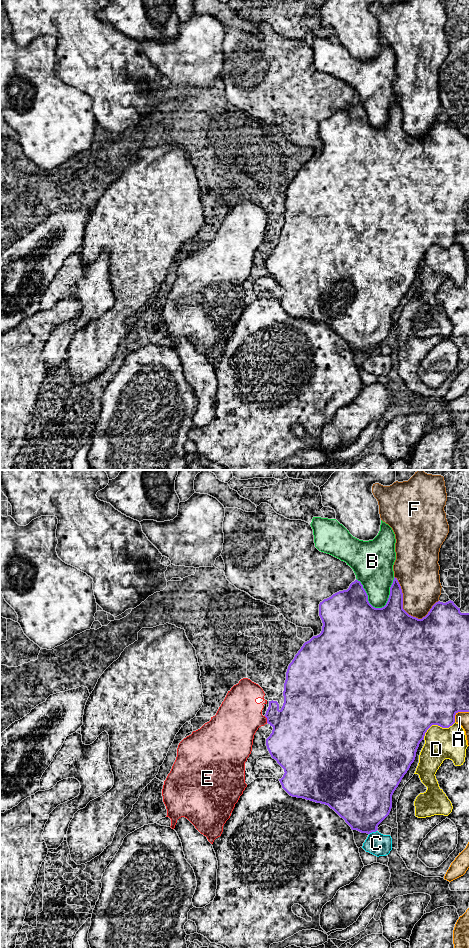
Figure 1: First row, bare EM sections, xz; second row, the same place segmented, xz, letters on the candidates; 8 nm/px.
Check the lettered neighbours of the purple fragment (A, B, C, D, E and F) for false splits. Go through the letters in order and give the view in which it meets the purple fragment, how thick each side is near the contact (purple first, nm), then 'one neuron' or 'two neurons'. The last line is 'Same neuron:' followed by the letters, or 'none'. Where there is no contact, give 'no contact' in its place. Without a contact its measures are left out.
A: meets purple in xz; 500 nm thick on the purple side, 110 nm on the other; two neurons
B: meets purple in xz; 460 nm thick on the purple side, 300 nm on the other; two neurons
C: meets purple in xz; 420 nm thick on the purple side, 180 nm on the other; two neurons
D: meets purple in xz; 500 nm thick on the purple side, 260 nm on the other; two neurons
E: meets purple in xz; 400 nm thick on the purple side, 360 nm on the other; two neurons
F: meets purple in xz; 400 nm thick on the purple side, 320 nm on the other; two neurons
Same neuron: none

